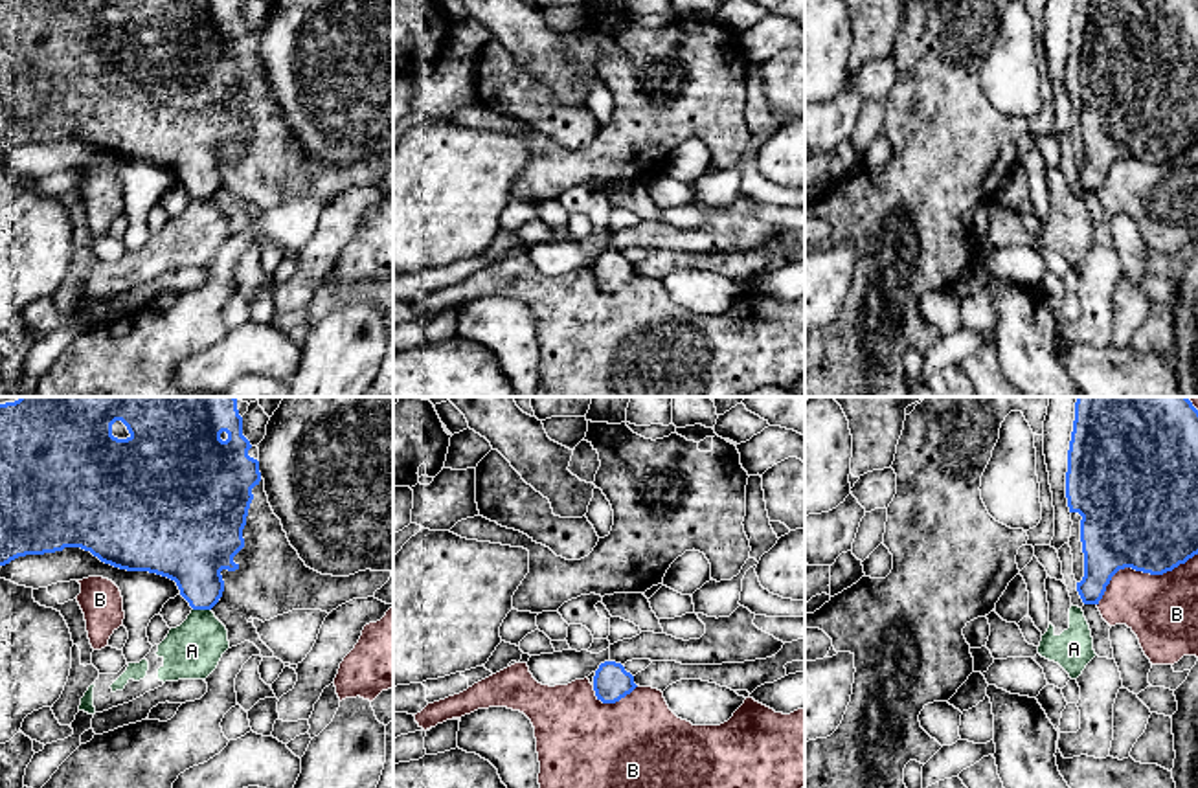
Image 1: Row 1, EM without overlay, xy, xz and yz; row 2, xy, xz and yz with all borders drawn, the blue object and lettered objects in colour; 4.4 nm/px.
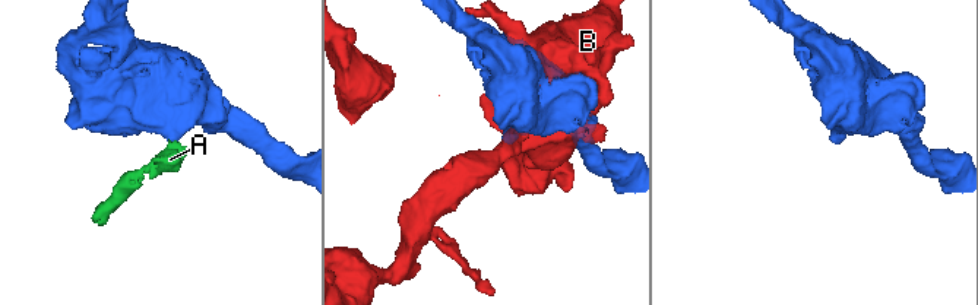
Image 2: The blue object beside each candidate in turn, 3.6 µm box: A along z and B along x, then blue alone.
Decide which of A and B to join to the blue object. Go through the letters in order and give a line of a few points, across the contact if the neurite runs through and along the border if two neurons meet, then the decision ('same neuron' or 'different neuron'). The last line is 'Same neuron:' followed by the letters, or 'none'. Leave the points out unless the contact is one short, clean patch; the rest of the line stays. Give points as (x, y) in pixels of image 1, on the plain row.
A: line xy (193, 197), (210, 199); different neuron
B: different neuron
Same neuron: none

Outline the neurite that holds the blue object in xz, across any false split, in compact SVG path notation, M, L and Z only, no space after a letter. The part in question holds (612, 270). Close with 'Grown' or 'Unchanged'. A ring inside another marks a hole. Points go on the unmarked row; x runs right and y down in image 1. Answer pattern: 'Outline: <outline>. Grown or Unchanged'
Outline: M605 250L593 265L593 279L603 292L616 292L630 283L638 274L634 265L621 252Z. Unchanged

